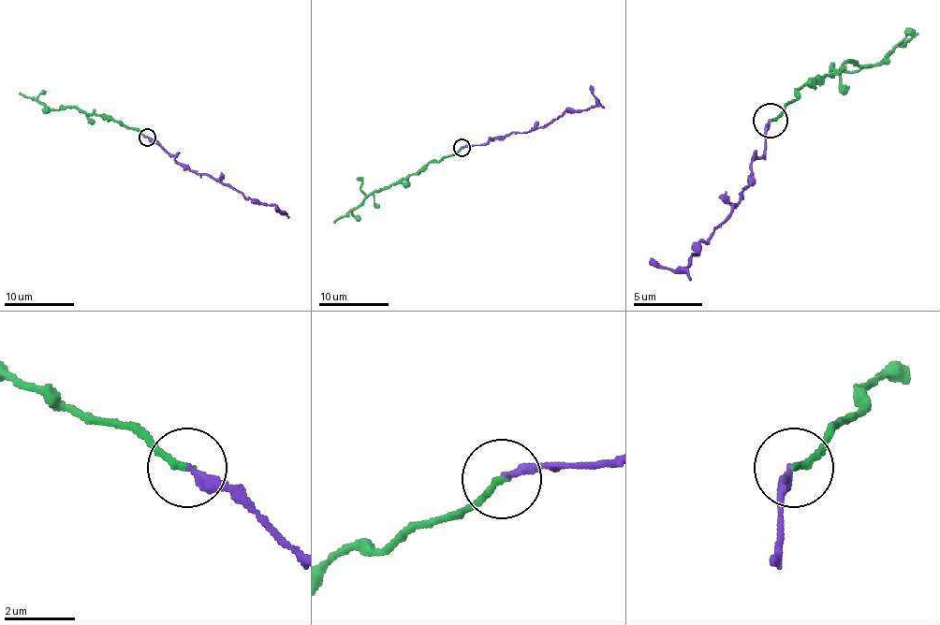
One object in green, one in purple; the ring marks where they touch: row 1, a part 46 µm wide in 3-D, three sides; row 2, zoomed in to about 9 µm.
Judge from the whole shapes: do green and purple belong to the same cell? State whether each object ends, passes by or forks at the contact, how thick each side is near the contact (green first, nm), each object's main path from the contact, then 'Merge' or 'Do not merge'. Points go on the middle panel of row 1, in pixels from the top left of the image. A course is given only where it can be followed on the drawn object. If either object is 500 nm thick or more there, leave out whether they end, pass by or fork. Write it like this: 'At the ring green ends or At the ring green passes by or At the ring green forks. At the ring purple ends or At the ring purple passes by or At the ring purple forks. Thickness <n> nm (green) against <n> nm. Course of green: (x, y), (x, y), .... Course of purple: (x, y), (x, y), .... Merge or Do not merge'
At the ring green ends. At the ring purple ends. Thickness 190 nm (green) against 240 nm. Course of green: (462, 148), (447, 156), (428, 162), (414, 174), (374, 190), (334, 223). Course of purple: (462, 146), (484, 144), (489, 138), (545, 127), (565, 111), (592, 108), (595, 105), (595, 95), (590, 85). Merge

